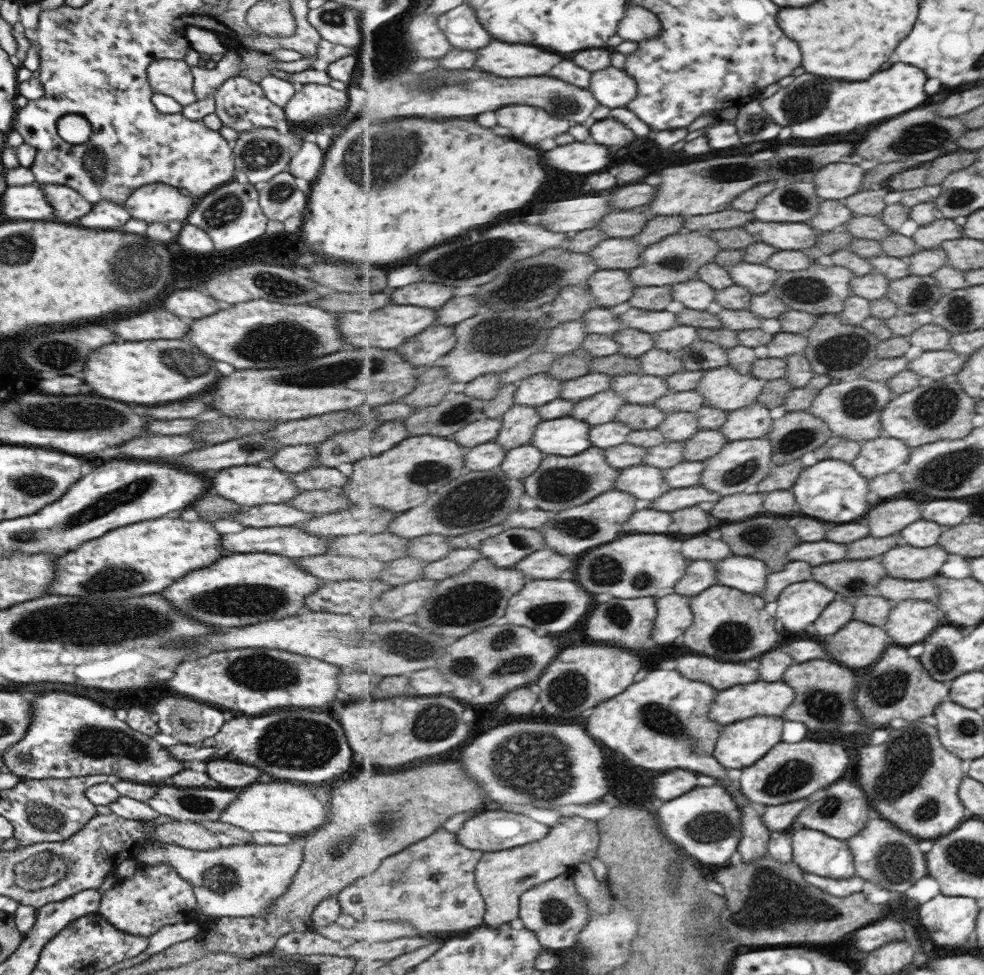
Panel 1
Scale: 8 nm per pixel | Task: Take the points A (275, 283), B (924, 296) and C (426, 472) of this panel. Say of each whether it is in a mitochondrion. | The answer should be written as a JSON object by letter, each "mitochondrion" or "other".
{"A":"mitochondrion","B":"mitochondrion","C":"mitochondrion"}

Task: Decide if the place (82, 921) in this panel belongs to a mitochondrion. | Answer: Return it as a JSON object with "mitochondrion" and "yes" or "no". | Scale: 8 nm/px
{"mitochondrion":"no"}

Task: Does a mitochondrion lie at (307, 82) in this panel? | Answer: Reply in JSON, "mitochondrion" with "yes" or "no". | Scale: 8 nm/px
{"mitochondrion":"no"}

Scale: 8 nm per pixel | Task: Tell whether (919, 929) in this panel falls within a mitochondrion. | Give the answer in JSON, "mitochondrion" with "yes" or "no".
{"mitochondrion":"no"}

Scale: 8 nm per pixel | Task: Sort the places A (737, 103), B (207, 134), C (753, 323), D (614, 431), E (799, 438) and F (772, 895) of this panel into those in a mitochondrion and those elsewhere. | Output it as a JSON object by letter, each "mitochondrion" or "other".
{"A":"other","B":"other","C":"other","D":"other","E":"mitochondrion","F":"mitochondrion"}

